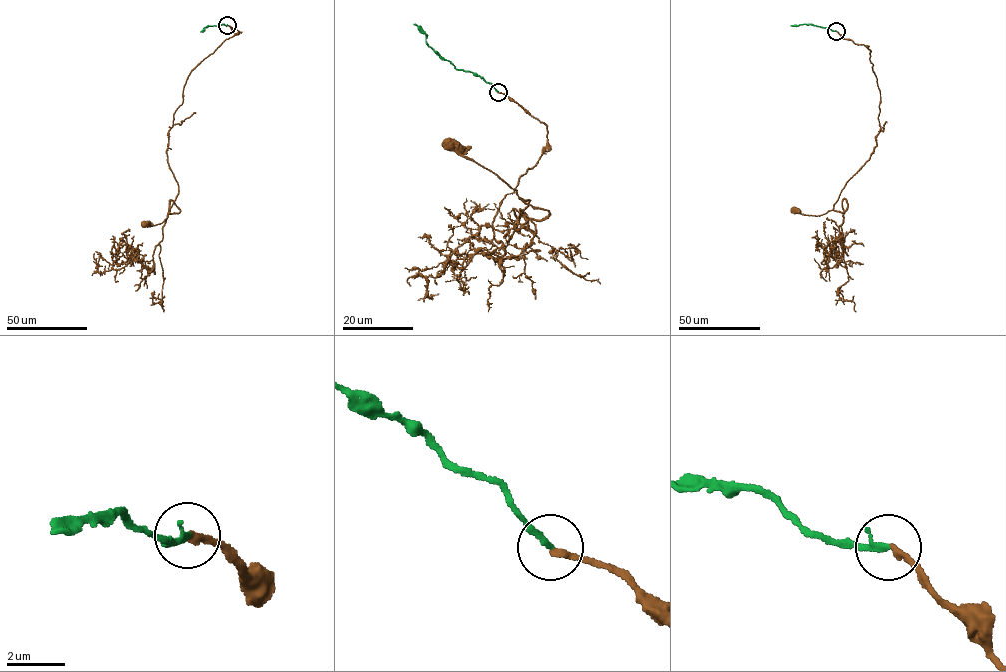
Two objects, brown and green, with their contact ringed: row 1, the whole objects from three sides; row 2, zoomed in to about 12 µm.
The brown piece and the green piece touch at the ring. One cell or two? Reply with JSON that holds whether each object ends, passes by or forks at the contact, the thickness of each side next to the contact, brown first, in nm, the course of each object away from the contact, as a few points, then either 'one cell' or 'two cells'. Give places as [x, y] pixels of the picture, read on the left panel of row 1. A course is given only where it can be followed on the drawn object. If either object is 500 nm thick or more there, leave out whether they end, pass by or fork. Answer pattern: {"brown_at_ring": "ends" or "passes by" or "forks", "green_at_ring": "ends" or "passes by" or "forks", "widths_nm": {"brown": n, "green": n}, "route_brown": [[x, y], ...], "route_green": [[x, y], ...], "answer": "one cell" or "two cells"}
{"brown_at_ring": "ends", "green_at_ring": "ends", "widths_nm": {"brown": 220, "green": 200}, "route_brown": [[227, 25], [241, 32], [192, 71], [173, 114], [166, 152], [177, 182], [175, 199], [161, 223], [144, 224]], "route_green": [[227, 25], [208, 26], [200, 32]], "answer": "one cell"}

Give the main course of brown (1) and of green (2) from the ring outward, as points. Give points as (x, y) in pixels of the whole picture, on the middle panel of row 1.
1: (498, 92), (546, 126), (547, 138), (494, 218), (503, 244), (492, 252), (502, 263), (529, 200), (448, 143)
2: (498, 91), (481, 77), (457, 69), (443, 59), (428, 45), (425, 34), (414, 24)

